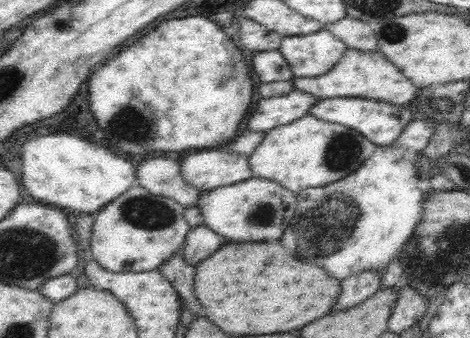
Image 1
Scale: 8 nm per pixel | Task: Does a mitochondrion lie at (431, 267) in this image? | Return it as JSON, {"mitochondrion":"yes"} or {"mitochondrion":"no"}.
{"mitochondrion":"yes"}

